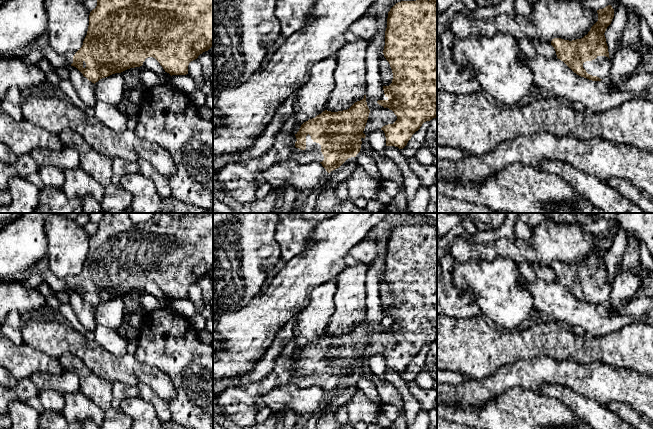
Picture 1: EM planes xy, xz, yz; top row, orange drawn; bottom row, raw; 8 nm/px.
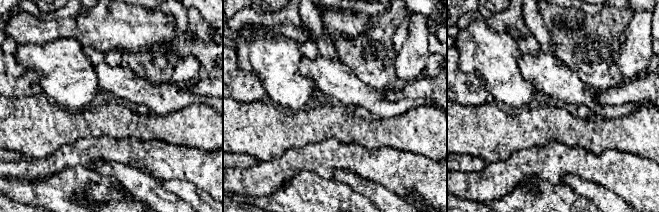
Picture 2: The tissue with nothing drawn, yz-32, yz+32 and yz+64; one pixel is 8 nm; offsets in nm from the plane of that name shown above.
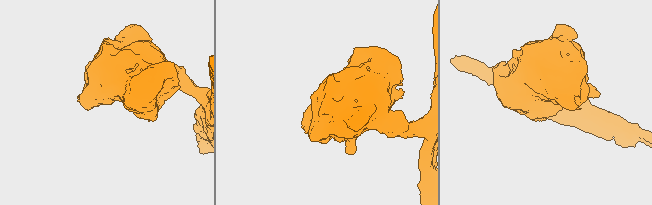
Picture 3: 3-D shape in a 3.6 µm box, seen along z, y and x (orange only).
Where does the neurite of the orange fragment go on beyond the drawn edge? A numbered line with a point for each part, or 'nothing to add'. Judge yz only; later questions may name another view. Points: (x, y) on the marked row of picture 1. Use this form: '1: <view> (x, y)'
1: yz (600, 67)

